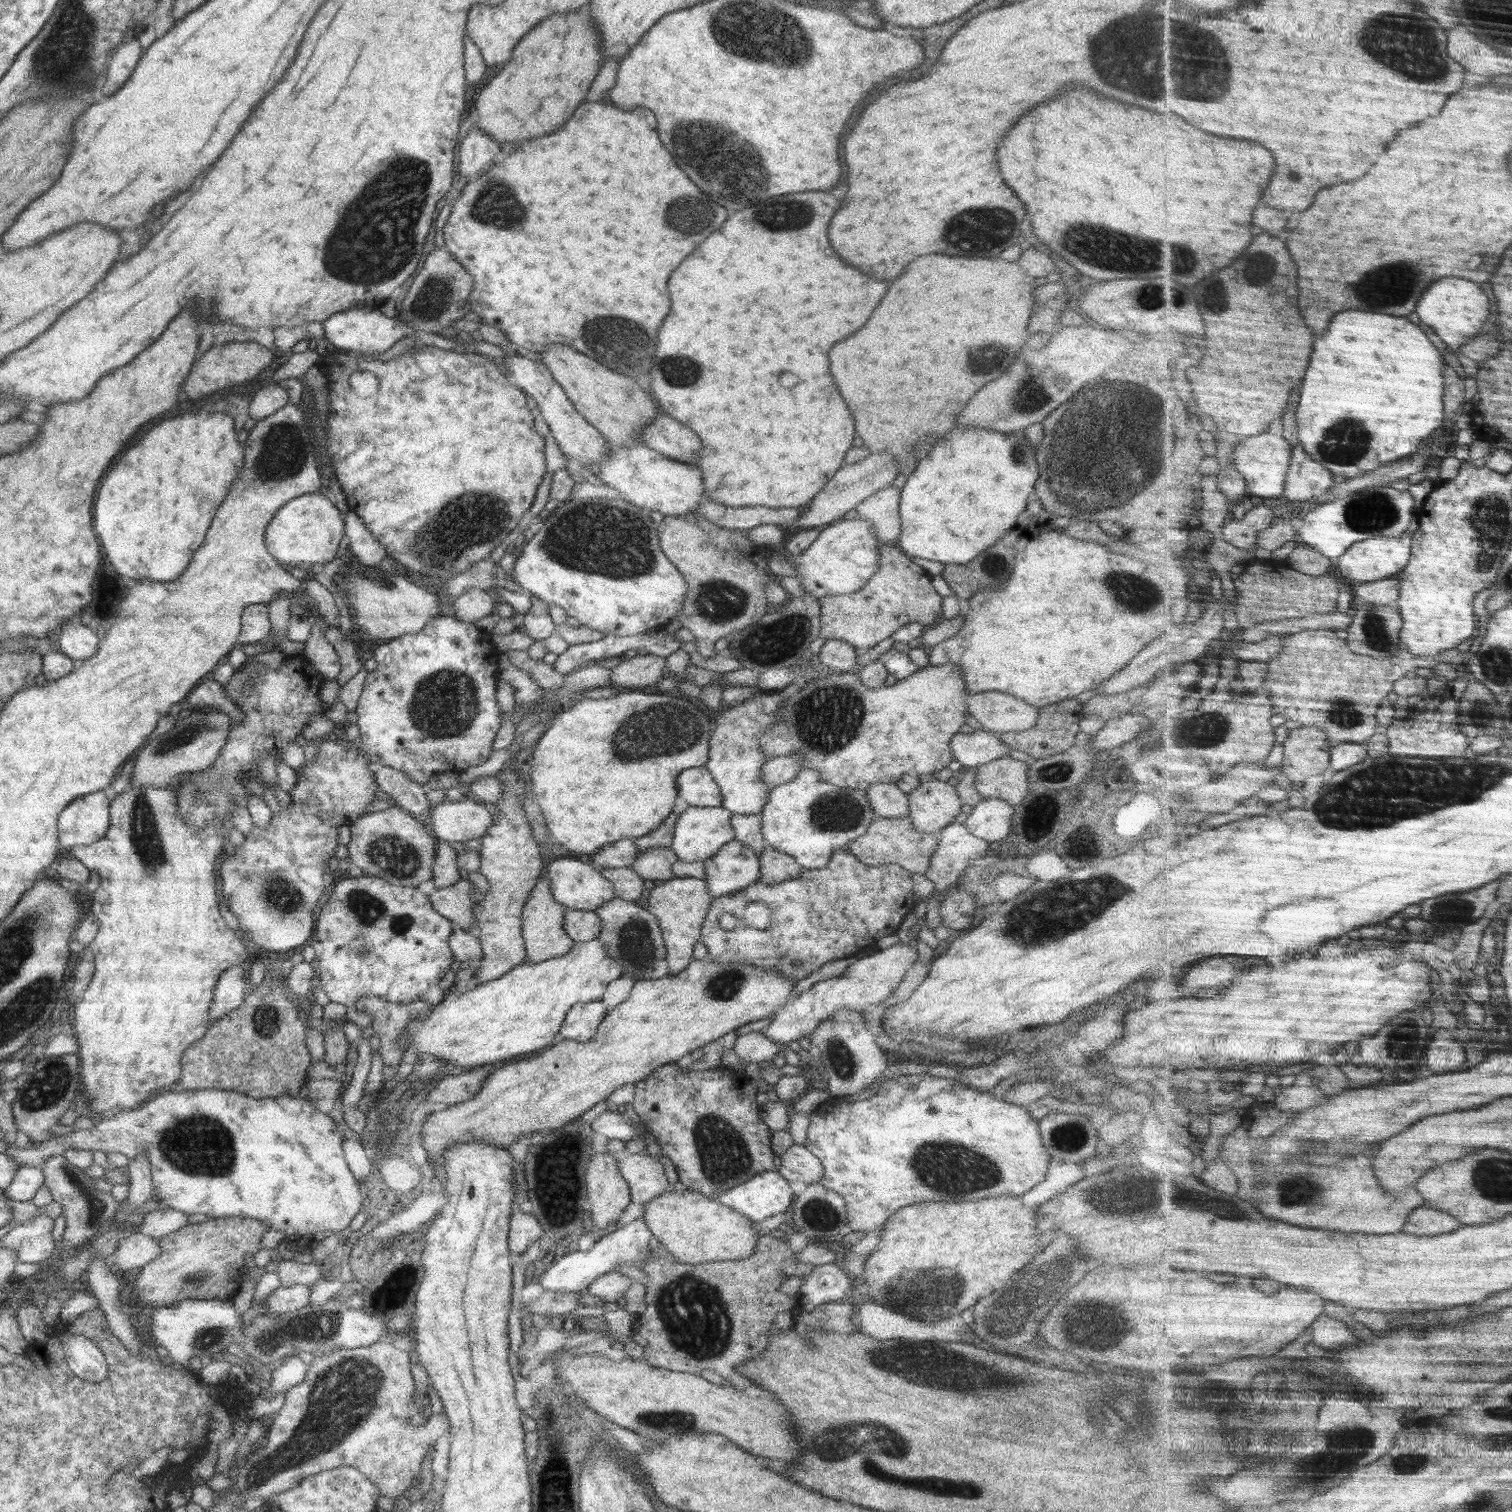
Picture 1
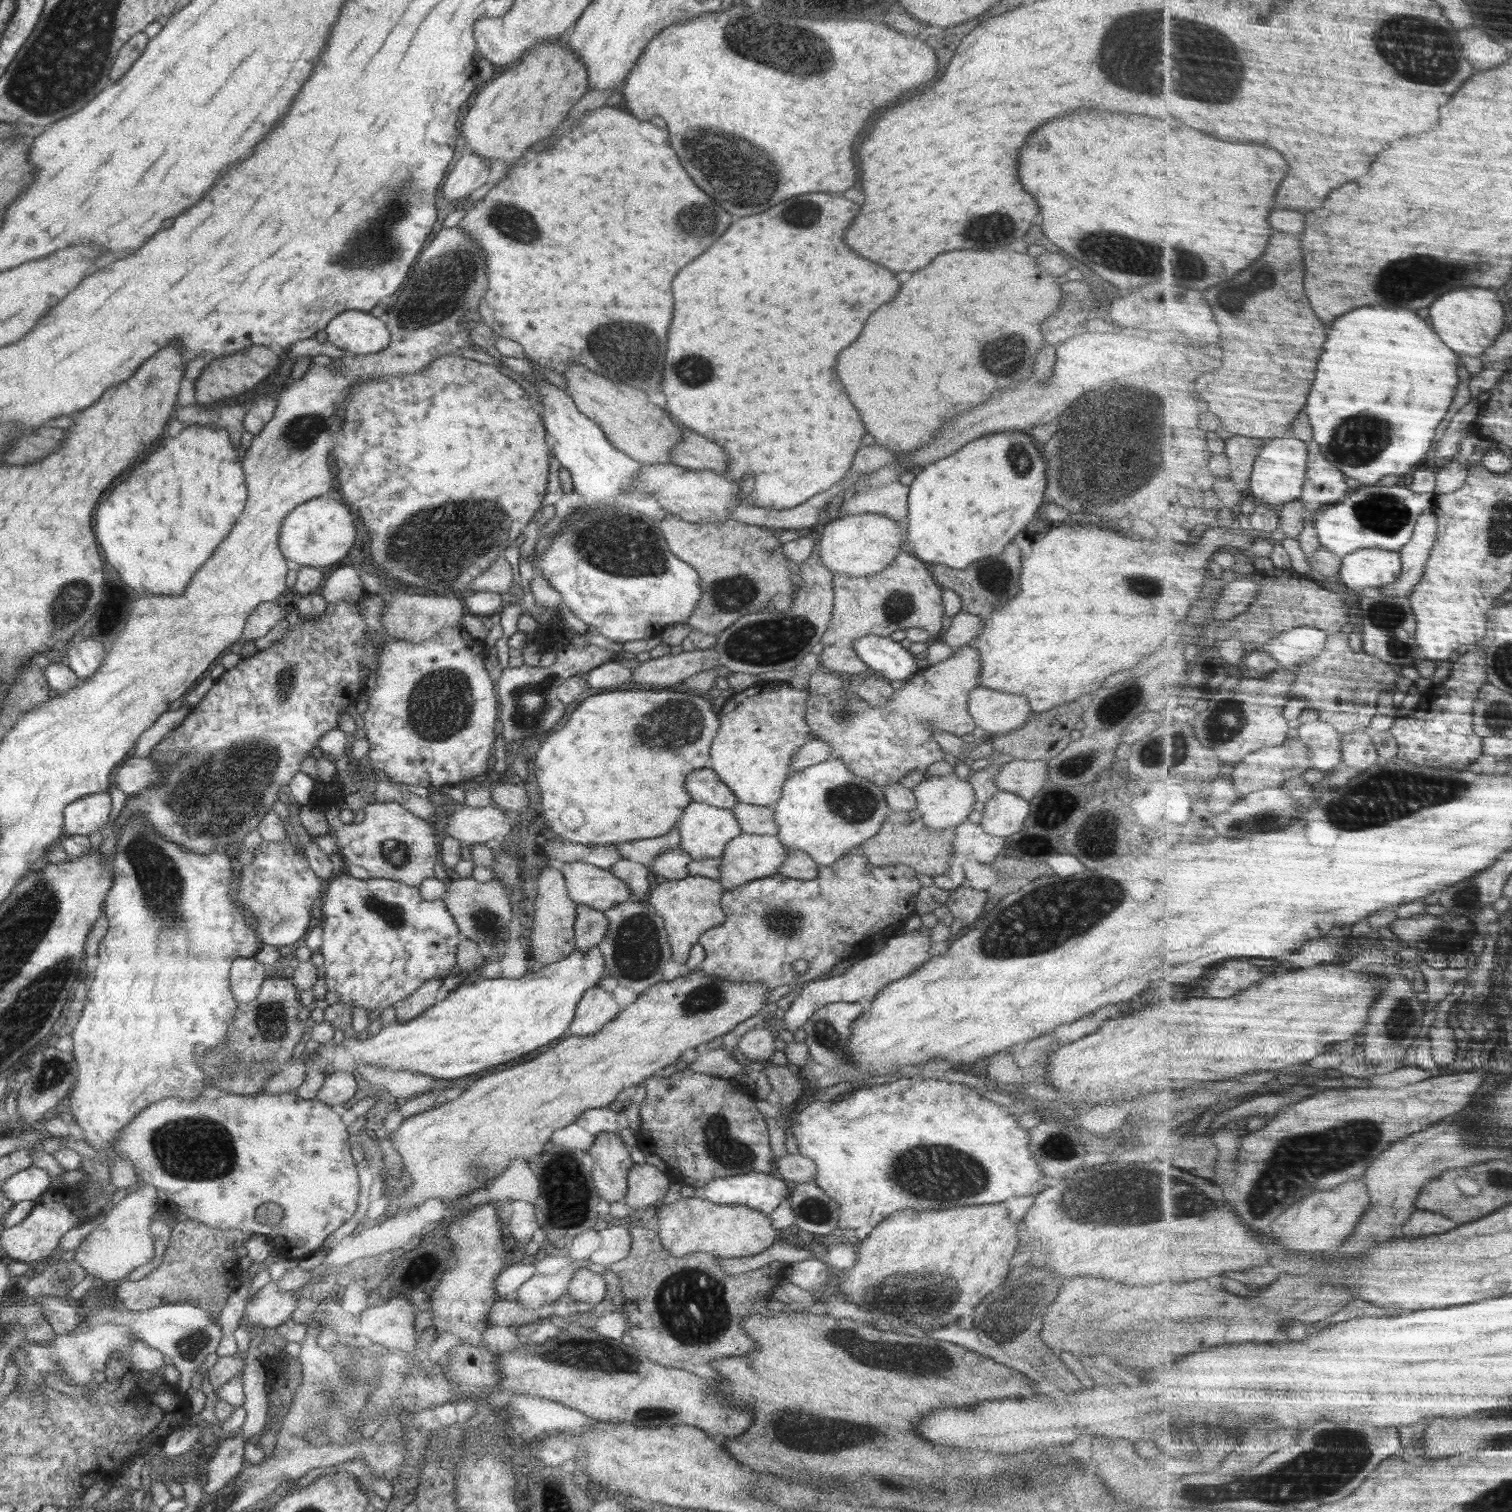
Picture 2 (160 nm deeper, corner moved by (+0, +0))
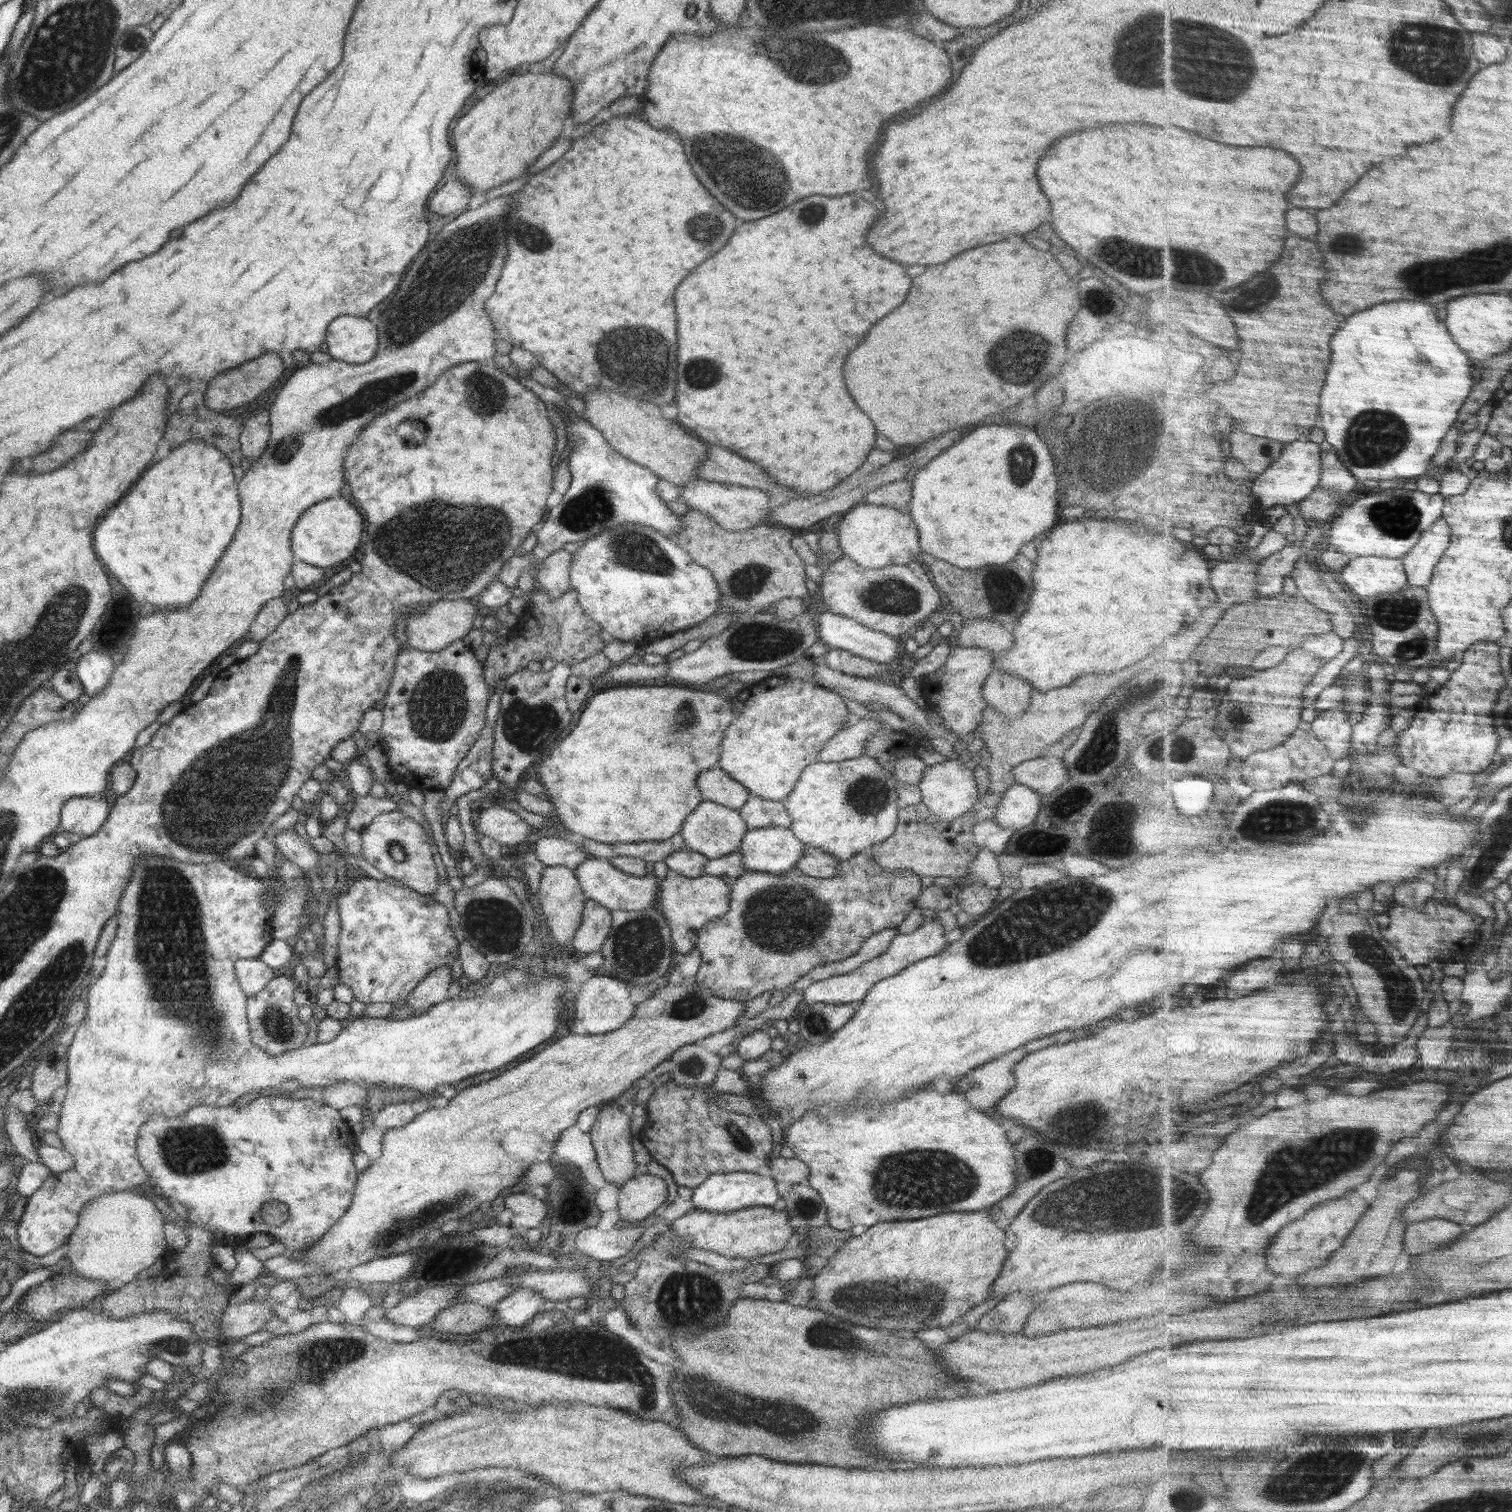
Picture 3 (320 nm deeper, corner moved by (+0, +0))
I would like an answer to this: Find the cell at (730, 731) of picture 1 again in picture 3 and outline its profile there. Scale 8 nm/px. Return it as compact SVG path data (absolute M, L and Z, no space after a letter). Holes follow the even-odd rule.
M771 676L747 686L737 696L730 699L737 716L726 729L722 739L720 768L736 782L740 782L749 794L772 802L784 802L806 766L818 761L820 749L840 729L847 726L850 712L841 696L801 678Z

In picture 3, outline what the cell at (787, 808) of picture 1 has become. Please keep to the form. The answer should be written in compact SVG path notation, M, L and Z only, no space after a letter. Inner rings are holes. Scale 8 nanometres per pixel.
M866 754L842 762L812 763L802 771L794 791L784 803L790 815L790 830L805 845L825 850L838 862L848 861L858 853L867 852L872 845L888 839L896 829L900 804L895 790L896 780L889 777L883 766Z

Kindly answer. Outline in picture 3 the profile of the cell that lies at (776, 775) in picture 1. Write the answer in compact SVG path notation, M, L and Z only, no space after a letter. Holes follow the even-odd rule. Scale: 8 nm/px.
M860 719L858 724L840 729L820 749L818 761L842 762L865 754L865 742L879 730L874 719Z

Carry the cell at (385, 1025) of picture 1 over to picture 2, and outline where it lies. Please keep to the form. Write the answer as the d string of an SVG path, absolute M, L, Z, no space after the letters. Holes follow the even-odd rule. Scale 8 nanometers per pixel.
M430 979L423 982L404 1000L396 1002L396 1021L406 1022L424 1014L426 1009L436 1003L436 992L440 990L443 979Z

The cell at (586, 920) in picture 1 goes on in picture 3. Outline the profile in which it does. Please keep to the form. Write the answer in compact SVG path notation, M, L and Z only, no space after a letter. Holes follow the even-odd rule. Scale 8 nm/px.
M592 899L585 901L580 926L576 930L572 951L590 954L600 951L611 930L611 911Z

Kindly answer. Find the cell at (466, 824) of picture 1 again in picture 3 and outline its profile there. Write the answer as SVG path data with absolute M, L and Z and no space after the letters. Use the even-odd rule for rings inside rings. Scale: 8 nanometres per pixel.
M502 806L475 810L474 828L484 838L492 838L501 845L516 846L520 842L531 841L535 831L518 813L506 810Z

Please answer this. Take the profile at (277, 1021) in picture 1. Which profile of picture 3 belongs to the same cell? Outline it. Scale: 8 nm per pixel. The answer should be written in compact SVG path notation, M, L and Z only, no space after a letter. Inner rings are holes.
M288 973L274 977L260 990L247 997L247 1021L251 1041L265 1053L278 1056L284 1052L302 1047L308 1027L298 1017L298 1006L294 1003L297 983Z

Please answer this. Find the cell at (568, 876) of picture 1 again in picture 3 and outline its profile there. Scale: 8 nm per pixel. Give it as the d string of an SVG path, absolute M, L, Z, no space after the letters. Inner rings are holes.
M592 858L582 862L574 870L574 875L587 898L599 902L609 911L650 910L656 907L660 886L654 873L644 876L628 875L614 868L607 860Z

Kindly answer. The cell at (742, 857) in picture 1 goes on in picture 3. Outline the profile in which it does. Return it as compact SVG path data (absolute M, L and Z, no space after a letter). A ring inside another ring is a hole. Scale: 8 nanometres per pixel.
M764 828L747 831L738 851L742 853L744 872L778 875L796 867L805 844L790 828Z

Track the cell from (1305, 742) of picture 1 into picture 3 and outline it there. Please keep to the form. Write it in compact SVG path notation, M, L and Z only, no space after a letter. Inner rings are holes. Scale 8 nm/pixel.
M1342 703L1320 714L1312 722L1311 729L1320 736L1319 739L1332 751L1337 760L1354 755L1353 736L1356 724L1349 719L1343 707Z

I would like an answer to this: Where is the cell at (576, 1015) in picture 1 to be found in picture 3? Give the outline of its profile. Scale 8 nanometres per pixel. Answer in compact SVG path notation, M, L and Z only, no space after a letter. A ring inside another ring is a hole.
M595 974L577 986L575 994L576 1022L586 1029L588 1035L606 1034L624 1026L635 1011L635 1002L631 1000L629 987L624 981L614 977Z

